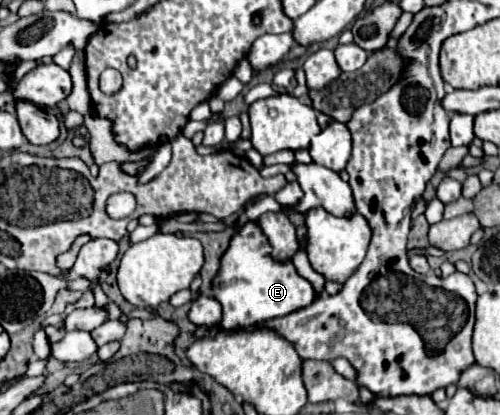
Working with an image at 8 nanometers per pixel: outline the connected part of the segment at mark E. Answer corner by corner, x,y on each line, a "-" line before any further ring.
248,220
230,238
226,252
220,258
220,270
212,280
212,292
222,306
220,326
226,330
280,318
306,308
316,300
314,286
296,272
292,260
278,262
272,258
272,246
256,220

